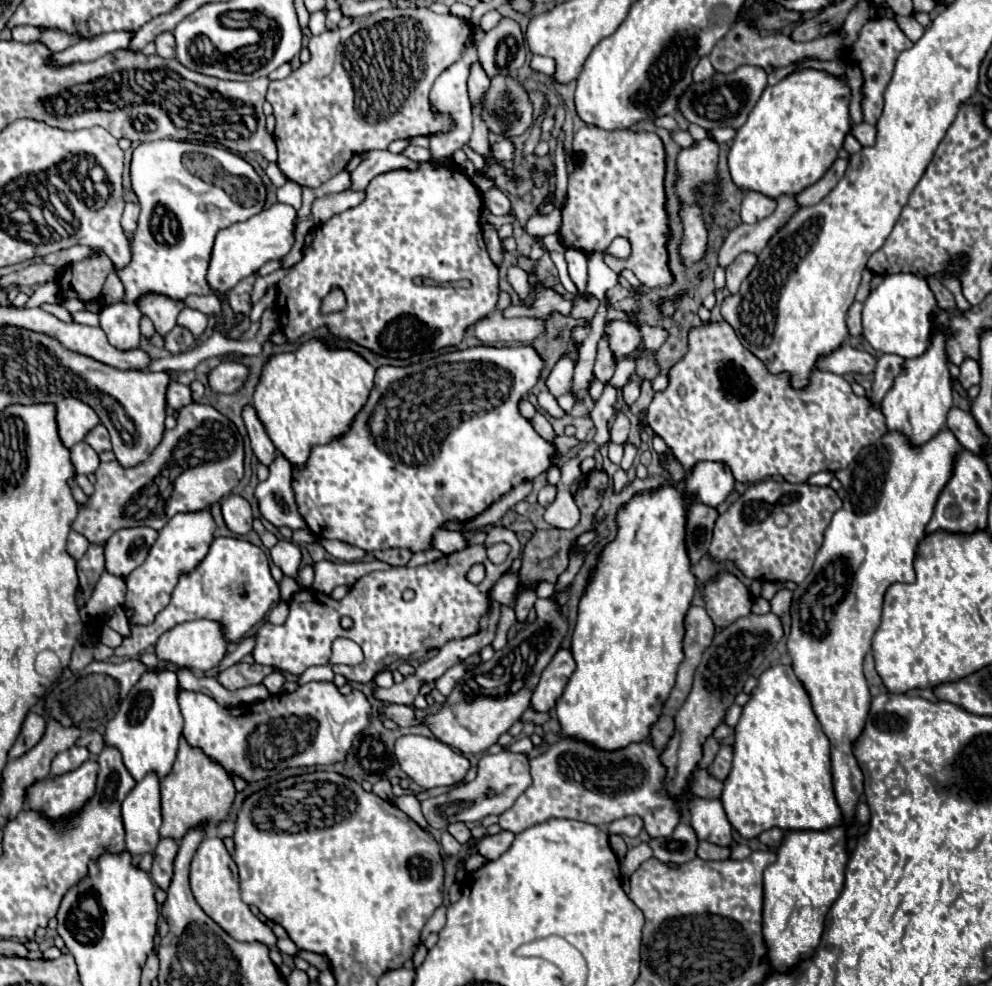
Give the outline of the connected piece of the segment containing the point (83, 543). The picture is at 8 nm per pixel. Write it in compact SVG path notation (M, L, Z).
M70 531L70 535L68 535L68 553L70 553L70 557L74 557L78 561L86 553L88 545L90 543L88 543L88 539L84 535L80 535L76 531Z

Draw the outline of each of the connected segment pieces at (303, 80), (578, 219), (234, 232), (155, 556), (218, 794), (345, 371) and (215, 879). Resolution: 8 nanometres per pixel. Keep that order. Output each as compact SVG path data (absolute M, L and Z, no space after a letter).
M392 7L392 9L380 9L372 15L364 15L364 17L356 17L348 27L340 27L340 29L334 29L334 31L324 31L316 37L312 37L308 41L308 49L312 53L310 61L300 65L298 69L294 69L286 79L280 79L280 81L270 81L268 85L268 93L266 93L266 101L274 107L274 117L276 117L276 129L274 129L274 139L276 139L276 145L278 145L278 167L282 169L282 173L302 185L302 187L310 187L310 189L316 189L320 187L324 181L328 181L332 175L344 171L346 163L362 153L362 151L370 151L370 149L386 149L392 141L396 139L410 139L410 137L416 137L416 135L430 135L430 133L436 133L436 131L446 131L452 127L452 121L448 115L438 115L438 113L432 113L430 111L430 101L428 101L428 93L430 93L430 87L432 83L436 81L436 77L446 69L450 67L464 51L464 45L466 45L466 39L470 37L472 33L472 27L464 21L464 19L458 19L454 15L438 15L438 13L432 13L428 7L412 7L412 9L400 9L400 7Z
M582 127L574 133L572 149L584 155L584 161L570 173L568 179L568 197L562 209L562 229L560 239L566 247L584 249L588 253L606 251L616 237L626 237L630 241L632 253L628 259L618 259L604 255L606 265L620 273L622 269L632 269L644 285L666 287L672 283L668 271L666 255L666 233L668 233L668 215L664 209L664 145L656 133L648 131L604 131L598 127Z
M274 203L268 209L262 209L256 217L248 221L240 221L230 225L228 229L220 229L214 241L210 265L208 265L208 285L216 293L230 291L240 279L252 275L270 259L282 259L294 245L294 219L296 211L290 205Z
M202 509L200 513L176 513L164 529L160 529L156 543L150 549L148 559L126 577L126 607L134 609L132 621L138 625L148 625L154 617L170 603L170 593L174 591L178 577L182 573L192 571L208 553L210 543L214 539L216 523L212 519L210 509Z
M182 735L176 763L168 773L168 777L160 783L160 797L162 797L160 835L172 837L178 841L184 837L184 833L190 827L198 823L218 825L228 817L234 795L236 795L236 789L230 773L222 765L216 765L216 761L212 761L210 757L204 757L200 749L192 749L192 745L188 745L188 741L184 741L184 735Z
M312 337L300 343L294 351L276 353L268 357L268 361L262 367L262 375L258 379L252 405L258 411L258 417L264 423L274 447L280 449L292 465L302 467L308 459L312 445L328 443L350 429L352 419L364 407L372 385L374 385L374 367L362 355L350 349L332 349L322 339Z
M206 837L196 849L192 865L190 865L190 887L198 905L204 909L204 913L210 919L214 919L228 935L232 935L238 941L260 941L268 947L276 945L276 935L272 933L272 929L266 923L262 923L250 911L250 907L240 899L236 865L220 837Z

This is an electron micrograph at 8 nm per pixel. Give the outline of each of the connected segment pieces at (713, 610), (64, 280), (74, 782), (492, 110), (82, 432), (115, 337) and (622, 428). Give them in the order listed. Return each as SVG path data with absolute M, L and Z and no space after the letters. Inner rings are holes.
M722 573L704 589L706 611L716 627L728 627L738 617L746 617L752 609L752 595L738 577Z
M108 257L84 259L66 267L58 279L62 299L76 297L80 301L96 301L100 297L104 279L112 271L112 263Z
M84 761L78 769L60 777L46 777L34 783L26 795L26 807L42 811L50 819L76 813L94 795L98 763Z
M500 73L500 77L490 79L480 115L490 133L498 137L518 137L532 125L534 107L524 85L518 79Z
M68 397L56 405L56 425L64 447L72 447L98 425L98 415L80 399Z
M110 303L100 309L100 327L118 349L136 349L140 343L140 309L132 303Z
M618 415L610 429L610 441L620 443L620 439L624 441L628 437L628 433L630 433L630 419L626 415Z

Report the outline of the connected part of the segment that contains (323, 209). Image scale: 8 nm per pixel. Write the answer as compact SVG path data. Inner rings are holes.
M342 191L334 195L324 195L312 203L312 219L316 225L328 221L332 215L356 207L364 201L364 191Z

